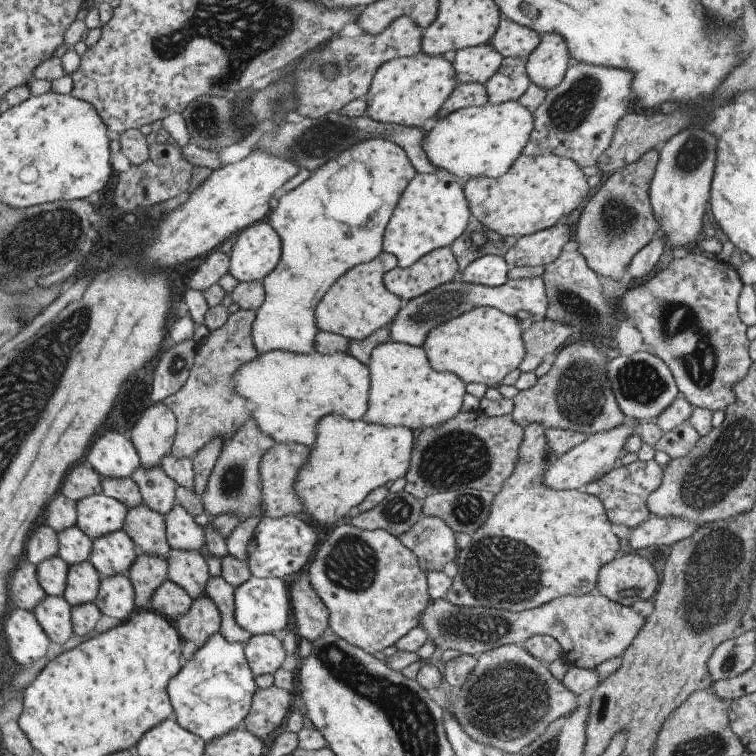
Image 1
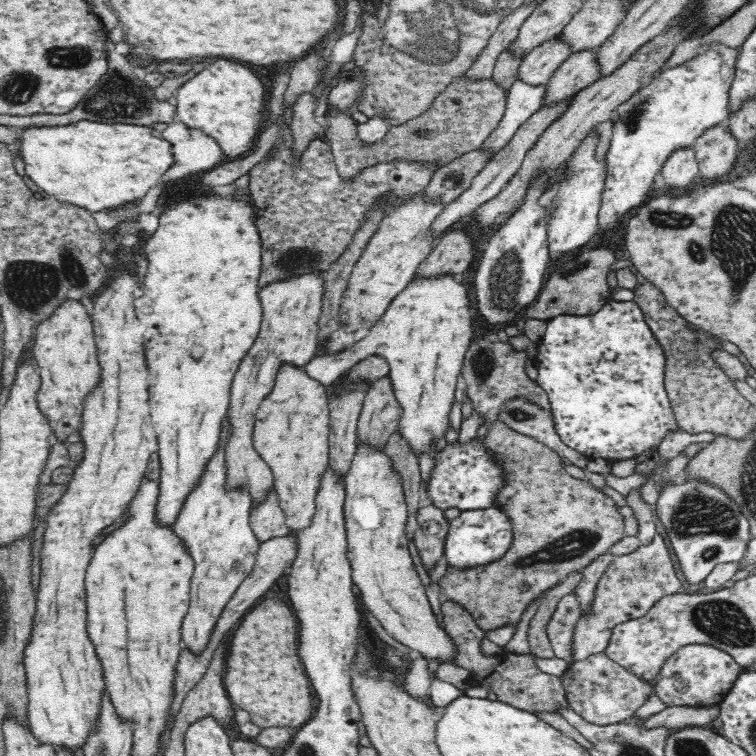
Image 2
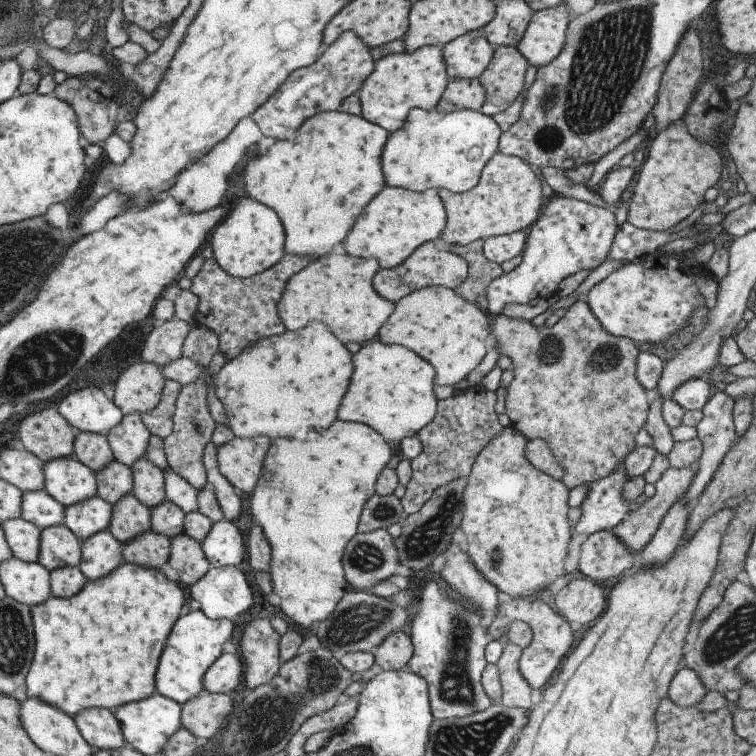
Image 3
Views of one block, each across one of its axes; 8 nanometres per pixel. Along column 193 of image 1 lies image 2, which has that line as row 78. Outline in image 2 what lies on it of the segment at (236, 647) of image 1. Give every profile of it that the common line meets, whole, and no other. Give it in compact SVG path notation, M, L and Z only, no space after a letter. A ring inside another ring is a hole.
M712 43L683 63L666 68L642 90L638 90L627 102L618 106L616 120L612 125L612 140L607 153L608 174L601 194L598 230L612 230L620 224L624 215L628 215L636 206L644 204L648 192L652 192L654 174L664 164L665 158L676 148L691 146L704 134L704 130L715 124L727 121L731 112L731 87L735 80L736 60L740 48Z

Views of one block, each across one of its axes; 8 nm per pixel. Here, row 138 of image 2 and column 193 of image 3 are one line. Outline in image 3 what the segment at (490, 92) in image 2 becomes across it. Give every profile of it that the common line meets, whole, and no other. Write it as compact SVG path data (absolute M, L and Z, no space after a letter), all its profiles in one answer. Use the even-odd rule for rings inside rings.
M191 325L189 333L181 346L182 357L195 360L199 366L208 366L211 356L218 351L217 336L205 326ZM201 380L181 386L172 417L172 432L162 440L168 467L187 484L191 484L196 491L207 484L203 469L203 450L215 430L215 424L208 412L206 397L206 386Z

